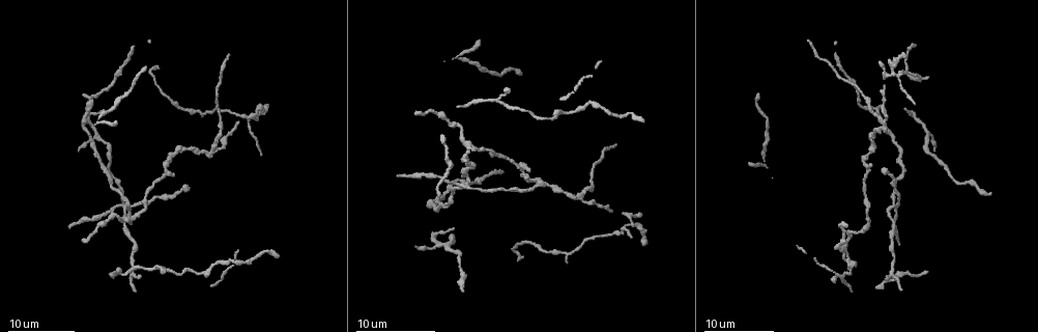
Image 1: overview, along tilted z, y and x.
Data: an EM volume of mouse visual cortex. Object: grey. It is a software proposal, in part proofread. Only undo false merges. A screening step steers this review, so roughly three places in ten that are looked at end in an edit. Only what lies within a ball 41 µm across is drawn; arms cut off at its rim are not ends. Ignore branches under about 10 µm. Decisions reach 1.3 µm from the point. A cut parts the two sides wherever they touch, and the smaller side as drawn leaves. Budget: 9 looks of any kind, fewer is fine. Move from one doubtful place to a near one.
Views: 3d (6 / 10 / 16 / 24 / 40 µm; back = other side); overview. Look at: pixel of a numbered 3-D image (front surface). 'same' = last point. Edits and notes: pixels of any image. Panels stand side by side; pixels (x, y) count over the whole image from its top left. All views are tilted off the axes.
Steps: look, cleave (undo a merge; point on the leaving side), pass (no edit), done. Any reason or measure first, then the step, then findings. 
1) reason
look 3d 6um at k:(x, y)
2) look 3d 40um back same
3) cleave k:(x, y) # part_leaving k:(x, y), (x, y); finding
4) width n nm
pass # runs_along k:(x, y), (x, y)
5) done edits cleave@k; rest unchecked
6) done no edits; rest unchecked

four-way junction
look 3d 16um at 1:(628, 226)

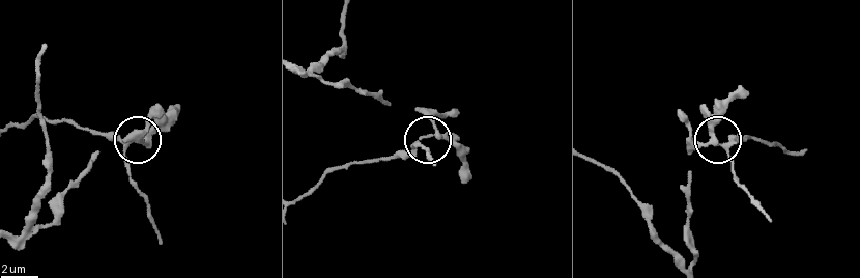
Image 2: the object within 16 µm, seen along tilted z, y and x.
look 3d 10um at 2:(427, 136)

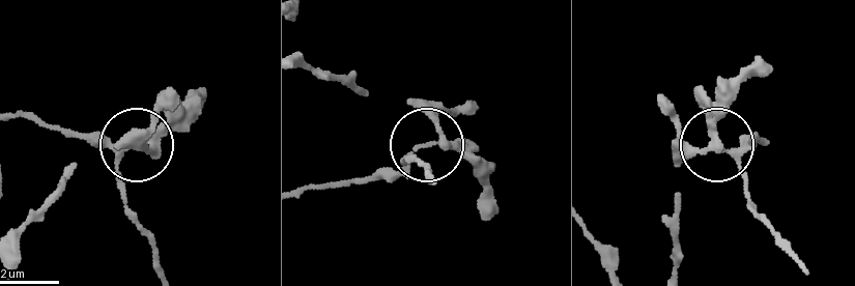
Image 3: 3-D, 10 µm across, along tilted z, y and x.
cleave 3:(699, 85) # part_leaving 3:(457, 145), (429, 143), (393, 173), (301, 188); two neurons meet here

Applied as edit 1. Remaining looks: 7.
look overview

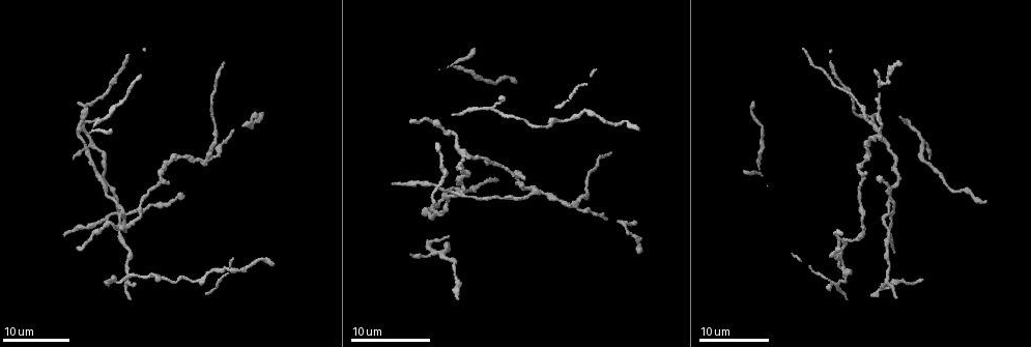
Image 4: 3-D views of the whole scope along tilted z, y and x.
three arms meet
look 3d 16um at 4:(861, 171)

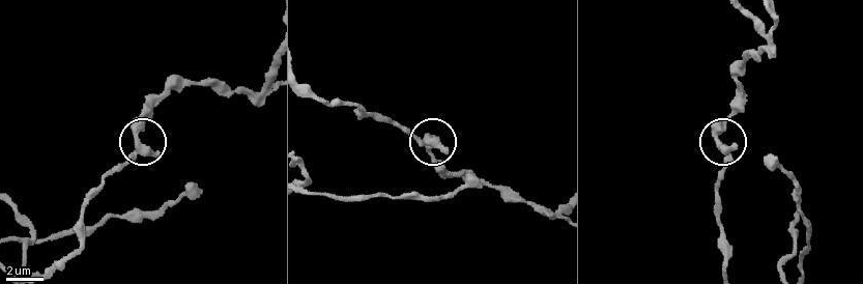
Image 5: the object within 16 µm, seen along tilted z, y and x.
look 3d 6um at 5:(720, 148)

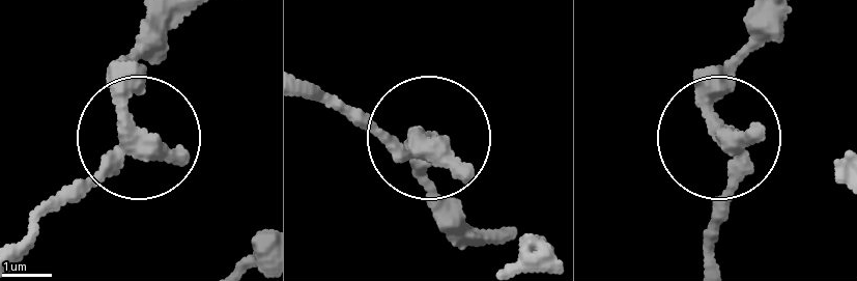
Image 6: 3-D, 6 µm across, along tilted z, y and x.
look 3d 6um back at 6:(129, 132)

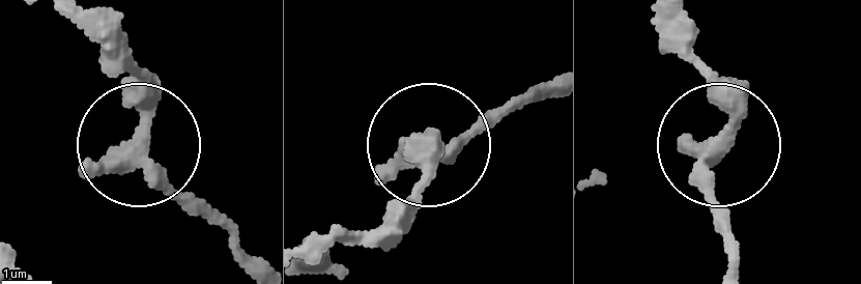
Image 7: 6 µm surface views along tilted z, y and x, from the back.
arms 3
pass # continuous, no second neuron

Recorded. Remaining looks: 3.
four-way junction
look 3d 24um at 4:(121, 210)

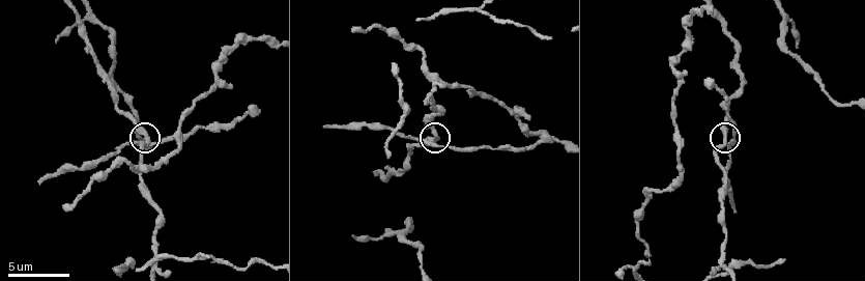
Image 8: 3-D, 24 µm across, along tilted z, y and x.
look 3d 6um at 8:(434, 138)

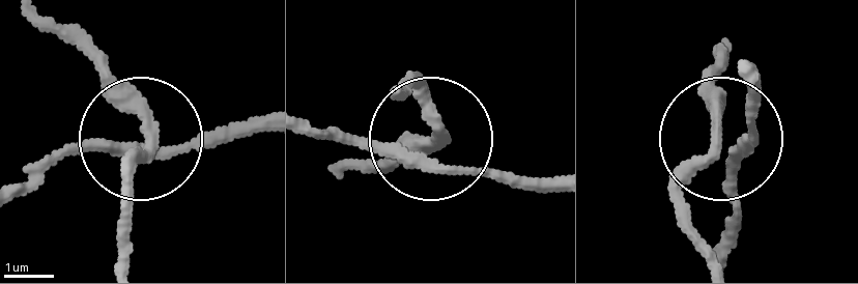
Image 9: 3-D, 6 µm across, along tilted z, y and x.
arms 4
pass # runs_along 9:(428, 149), (452, 172), (552, 188); all the same neuron

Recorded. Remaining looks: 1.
done edits cleave@3; rest unchecked

